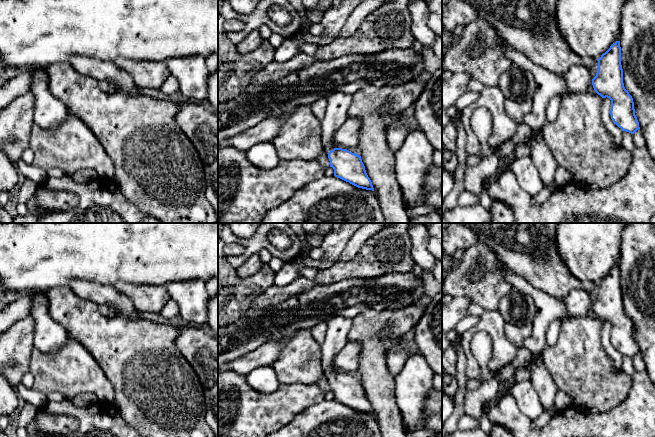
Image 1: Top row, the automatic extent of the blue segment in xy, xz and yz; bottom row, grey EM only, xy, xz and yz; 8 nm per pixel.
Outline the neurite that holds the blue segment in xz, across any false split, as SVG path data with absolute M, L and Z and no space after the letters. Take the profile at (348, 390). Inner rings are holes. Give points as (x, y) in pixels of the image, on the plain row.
M337 316L327 322L327 332L321 345L321 367L324 371L324 376L328 378L330 391L334 393L335 401L358 412L374 415L361 380L347 373L336 372L332 365L333 359L348 342L352 320L345 316Z

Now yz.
M620 265L613 267L597 285L597 297L592 303L595 316L611 324L610 339L614 348L622 355L634 358L640 351L633 322L623 307Z

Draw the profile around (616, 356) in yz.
M603 322L601 329L601 343L607 354L612 360L613 370L622 371L623 355L619 352L611 343L611 324L609 322Z

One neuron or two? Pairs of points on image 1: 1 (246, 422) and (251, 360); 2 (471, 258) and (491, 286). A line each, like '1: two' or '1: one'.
1: two
2: one

